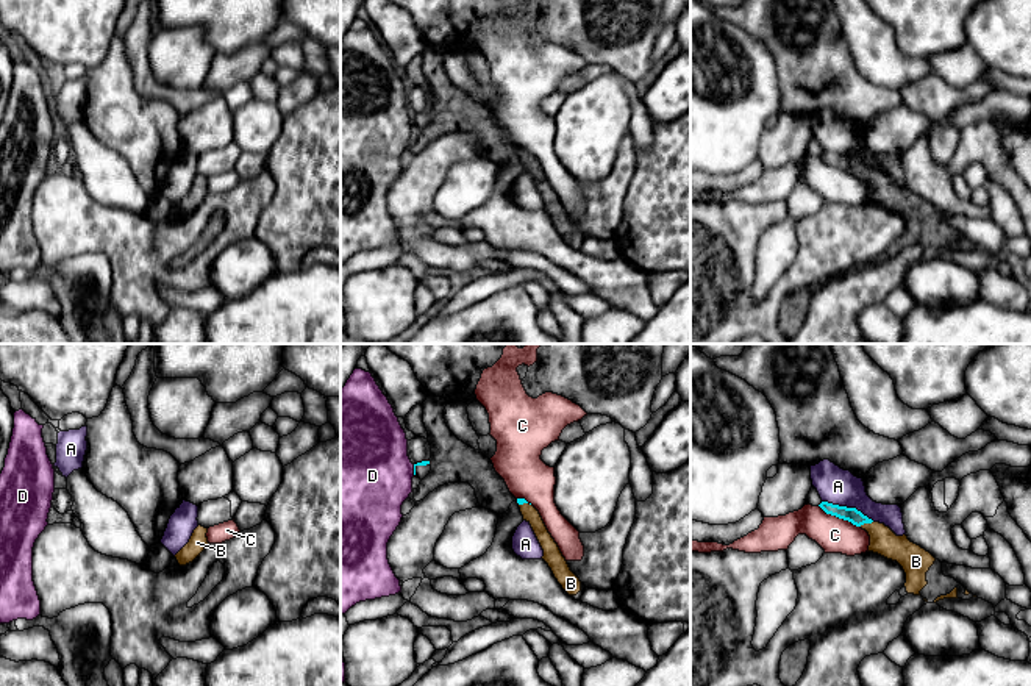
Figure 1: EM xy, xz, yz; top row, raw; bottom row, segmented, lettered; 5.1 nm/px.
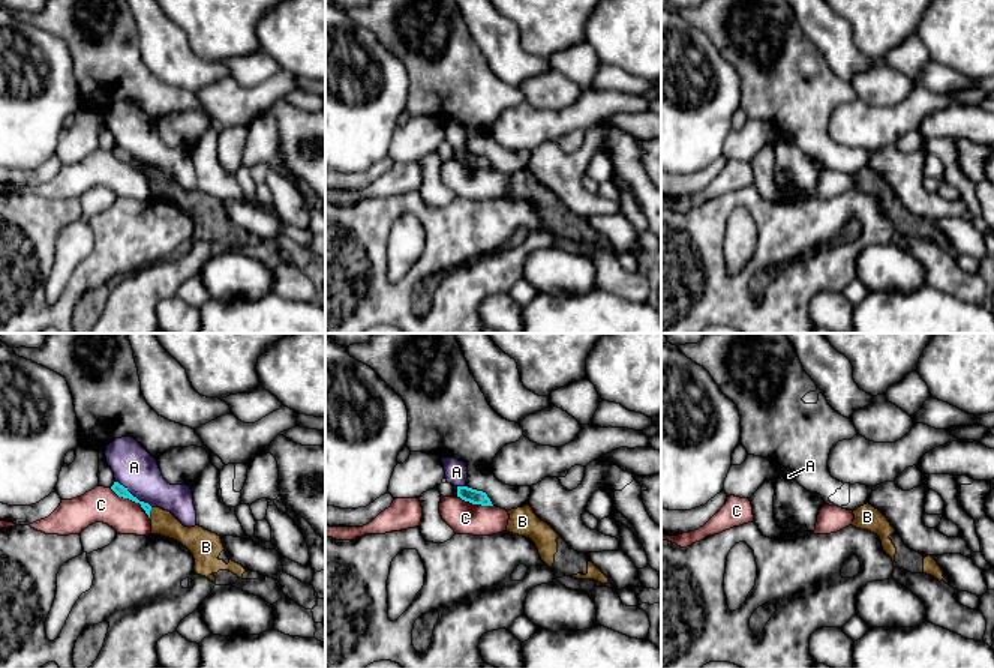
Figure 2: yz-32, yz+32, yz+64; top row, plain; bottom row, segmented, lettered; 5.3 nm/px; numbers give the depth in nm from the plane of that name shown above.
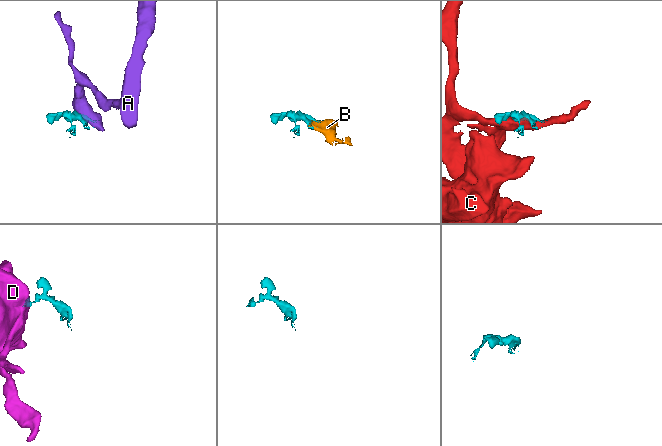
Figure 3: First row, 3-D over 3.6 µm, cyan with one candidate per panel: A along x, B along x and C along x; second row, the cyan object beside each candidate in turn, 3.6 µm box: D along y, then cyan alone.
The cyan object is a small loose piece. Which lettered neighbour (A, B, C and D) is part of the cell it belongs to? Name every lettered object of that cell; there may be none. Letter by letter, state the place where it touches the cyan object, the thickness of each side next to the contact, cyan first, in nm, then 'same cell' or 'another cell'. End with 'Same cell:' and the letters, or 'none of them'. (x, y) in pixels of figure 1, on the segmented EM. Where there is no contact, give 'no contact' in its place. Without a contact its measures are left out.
A: yz (849, 508) | 80/190 nm | another cell
B: yz (866, 522) | 80/140 nm | same cell
C: yz (839, 518) | 80/180 nm | another cell
D: xz (414, 469) | 30/480 nm | another cell
Same cell: B

